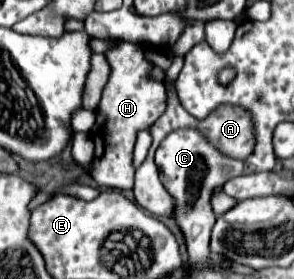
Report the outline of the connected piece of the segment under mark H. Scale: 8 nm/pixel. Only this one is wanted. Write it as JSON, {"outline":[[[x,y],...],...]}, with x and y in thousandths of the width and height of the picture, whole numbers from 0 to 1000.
{"outline":[[[401,143],[401,165],[388,179],[367,179],[361,208],[381,237],[381,258],[374,258],[374,294],[347,330],[347,366],[333,380],[333,430],[320,444],[320,466],[306,473],[306,495],[327,516],[313,638],[347,674],[449,681],[456,616],[463,616],[449,588],[463,480],[490,459],[510,459],[558,409],[565,315],[558,301],[537,301],[503,280],[517,229],[497,222],[483,165]]]}

